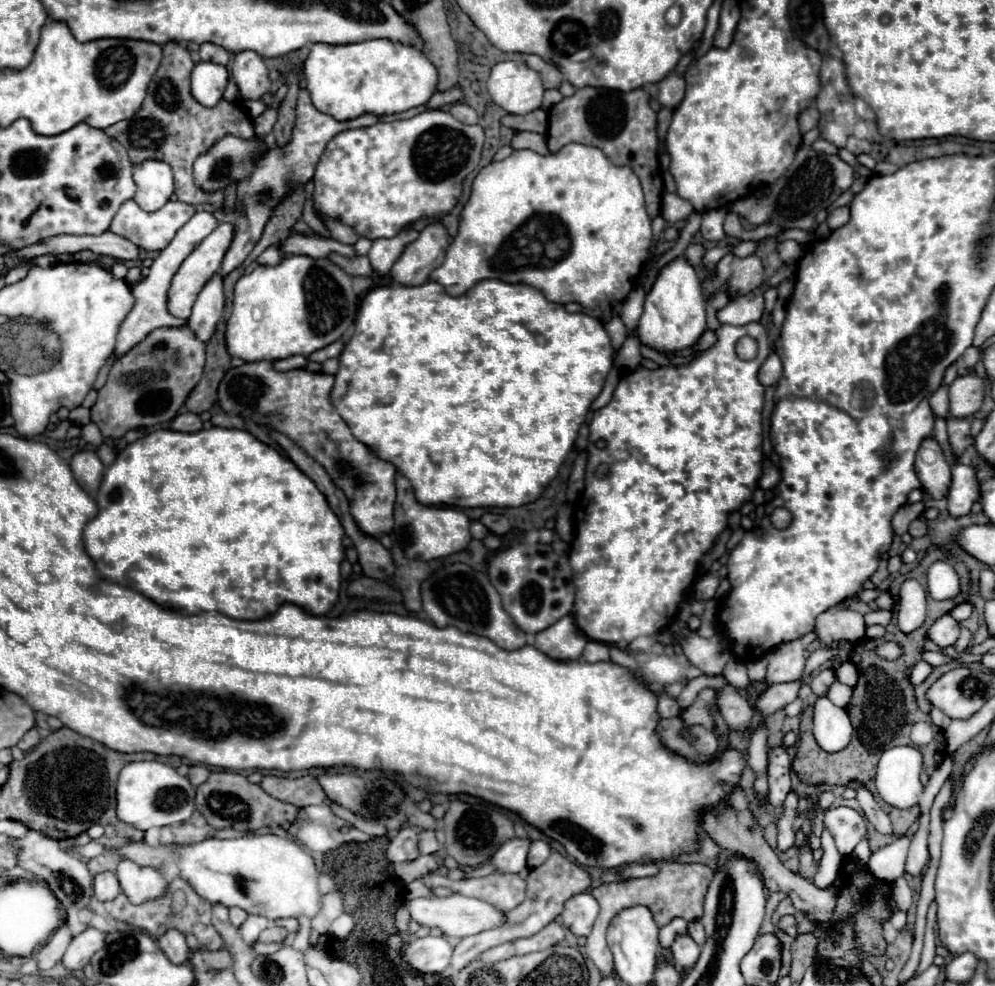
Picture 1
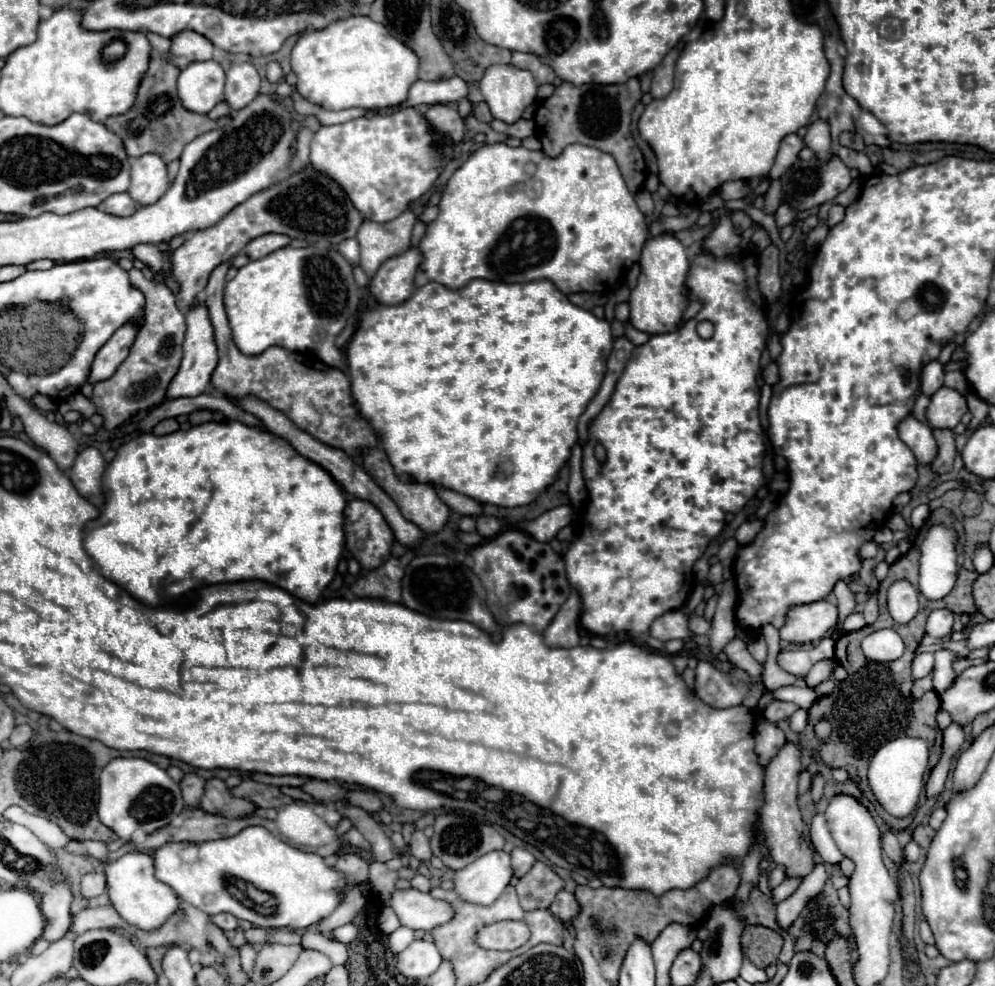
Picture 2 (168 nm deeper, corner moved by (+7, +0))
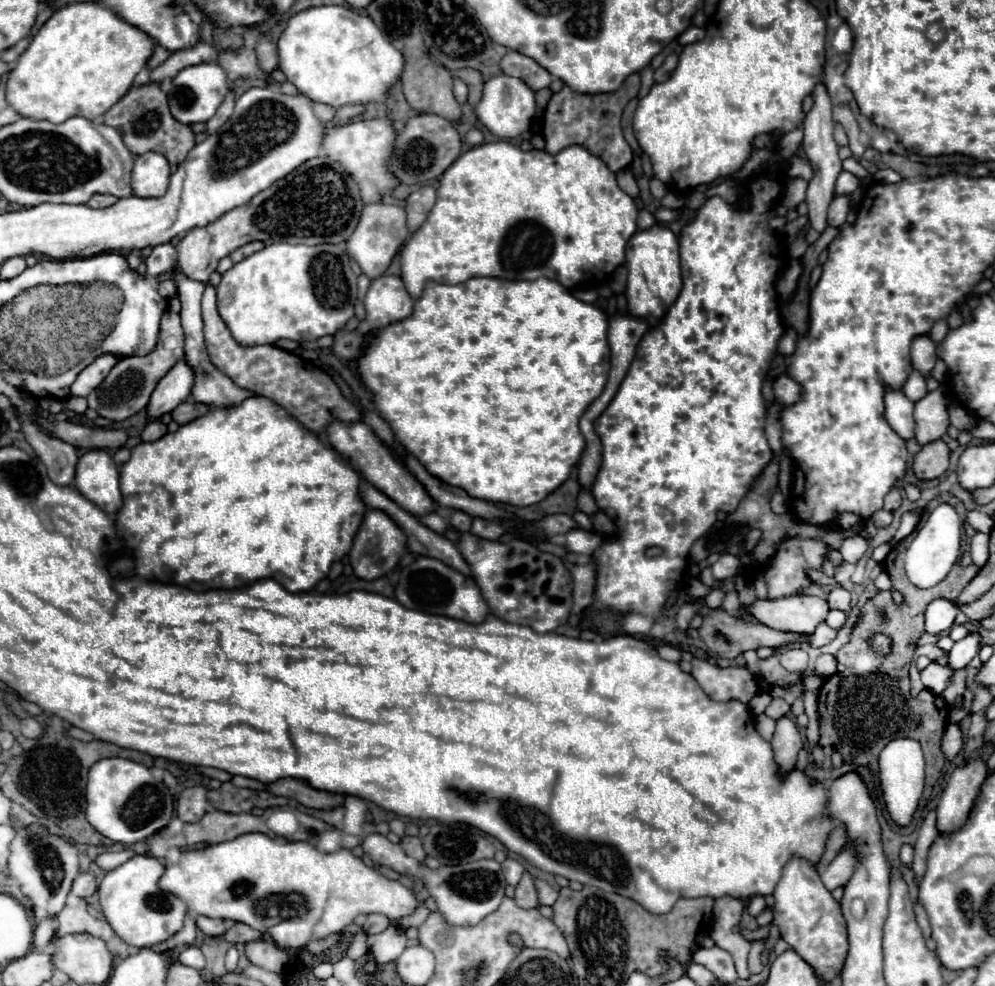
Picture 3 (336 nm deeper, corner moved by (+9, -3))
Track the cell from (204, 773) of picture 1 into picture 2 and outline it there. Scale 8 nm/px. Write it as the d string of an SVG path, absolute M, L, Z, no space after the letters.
M188 773L182 781L180 781L180 789L182 789L182 799L190 809L198 809L198 801L202 797L202 789L204 789L206 781L202 777L198 777L196 773Z

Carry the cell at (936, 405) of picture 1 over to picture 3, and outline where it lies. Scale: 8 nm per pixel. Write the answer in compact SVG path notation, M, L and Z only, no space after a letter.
M918 336L914 342L912 342L912 366L916 372L920 372L924 378L930 378L932 374L932 368L938 360L936 356L936 346L934 342L930 340L930 336Z

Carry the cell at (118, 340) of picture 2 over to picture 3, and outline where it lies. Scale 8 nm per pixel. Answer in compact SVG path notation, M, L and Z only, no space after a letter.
M100 354L90 366L86 366L78 374L76 382L70 388L72 394L74 396L88 396L88 392L92 392L104 380L104 376L112 370L112 366L116 362L118 362L118 356L114 356L114 354Z

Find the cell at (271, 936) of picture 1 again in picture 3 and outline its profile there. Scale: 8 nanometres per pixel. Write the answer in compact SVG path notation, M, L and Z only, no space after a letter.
M236 924L234 928L230 928L230 930L224 934L224 938L230 940L230 942L244 942L244 944L246 944L246 942L262 940L264 934L258 932L258 930L254 930L254 928L250 928L250 926L246 926L246 924Z

